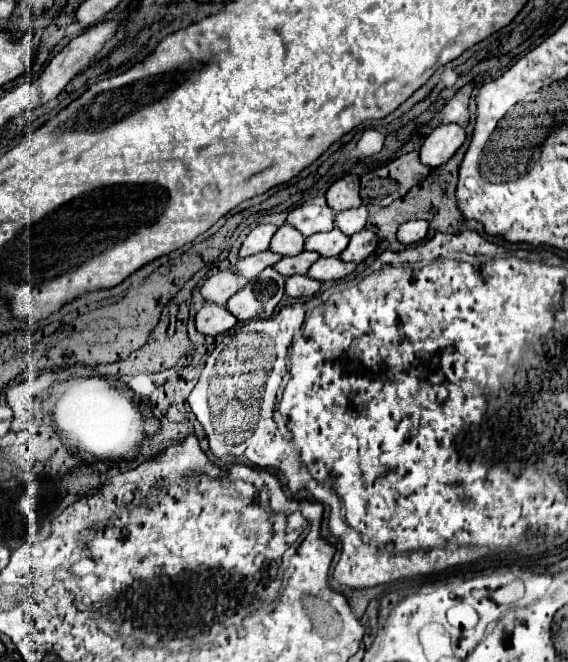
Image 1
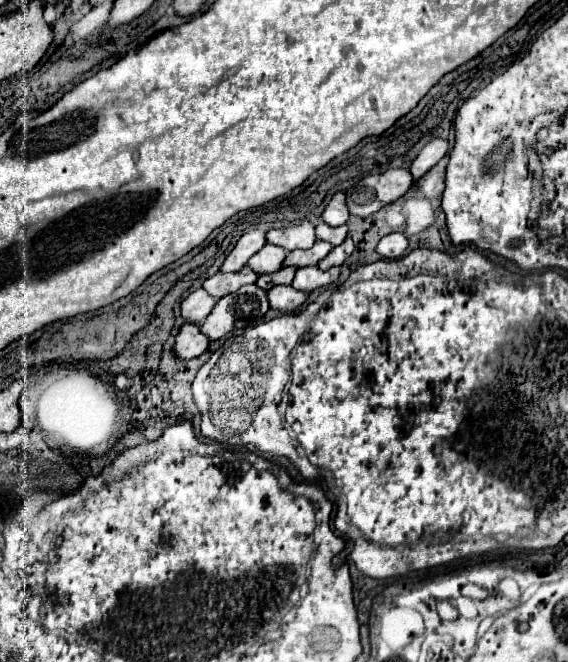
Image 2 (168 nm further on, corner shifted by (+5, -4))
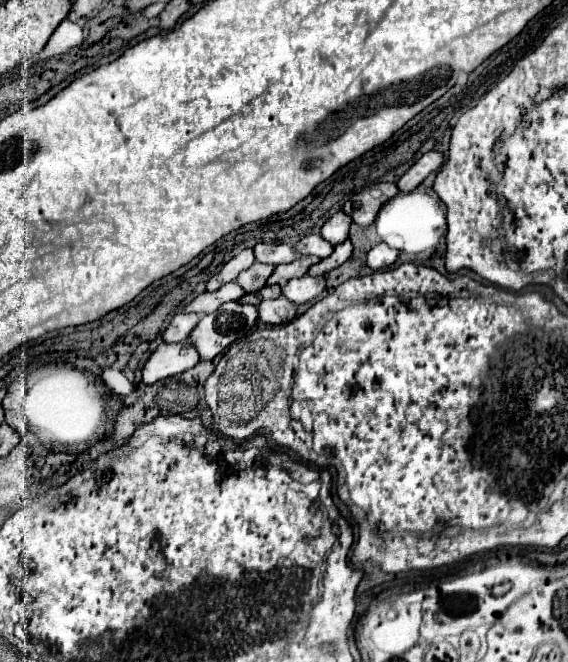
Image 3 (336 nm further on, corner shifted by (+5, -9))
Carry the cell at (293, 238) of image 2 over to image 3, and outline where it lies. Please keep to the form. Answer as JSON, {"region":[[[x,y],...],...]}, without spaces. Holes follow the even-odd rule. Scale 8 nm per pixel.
{"region":[[[258,243],[254,247],[254,257],[258,263],[270,263],[270,265],[282,265],[294,261],[298,255],[290,245],[276,245],[276,243]]]}

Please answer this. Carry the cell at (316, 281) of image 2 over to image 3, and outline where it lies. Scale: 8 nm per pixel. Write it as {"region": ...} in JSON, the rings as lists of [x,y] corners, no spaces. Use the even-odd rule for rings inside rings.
{"region":[[[304,275],[304,277],[298,277],[298,279],[290,279],[284,287],[282,287],[282,295],[300,305],[300,303],[306,303],[306,301],[312,301],[314,297],[318,297],[326,287],[326,279],[324,277],[310,277],[310,275]]]}

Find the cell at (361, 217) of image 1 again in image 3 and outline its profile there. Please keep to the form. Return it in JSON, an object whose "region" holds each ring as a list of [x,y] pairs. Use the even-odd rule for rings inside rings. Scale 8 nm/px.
{"region":[[[306,235],[304,239],[300,239],[294,245],[294,251],[298,255],[316,255],[316,257],[324,259],[324,257],[328,257],[334,251],[334,245],[324,241],[320,235]]]}

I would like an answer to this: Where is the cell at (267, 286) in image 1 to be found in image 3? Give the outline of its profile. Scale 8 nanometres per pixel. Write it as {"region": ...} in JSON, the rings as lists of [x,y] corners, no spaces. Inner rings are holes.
{"region":[[[238,301],[226,303],[218,313],[204,315],[192,329],[188,341],[194,345],[200,359],[214,359],[236,339],[246,337],[256,325],[256,317],[258,311],[254,305],[242,305]]]}

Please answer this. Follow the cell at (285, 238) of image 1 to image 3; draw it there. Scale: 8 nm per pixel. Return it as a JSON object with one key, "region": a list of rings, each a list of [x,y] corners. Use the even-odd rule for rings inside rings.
{"region":[[[254,263],[250,269],[242,271],[236,277],[236,283],[246,291],[246,293],[258,293],[258,289],[262,289],[266,285],[266,279],[272,275],[274,265],[266,265],[266,263]]]}

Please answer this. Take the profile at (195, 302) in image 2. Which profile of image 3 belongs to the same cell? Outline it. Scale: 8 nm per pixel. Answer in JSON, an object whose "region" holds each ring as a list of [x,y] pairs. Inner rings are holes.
{"region":[[[176,313],[174,319],[170,321],[170,325],[166,327],[166,331],[162,333],[162,341],[164,343],[182,343],[182,341],[186,341],[190,331],[198,323],[198,319],[200,319],[198,313]]]}

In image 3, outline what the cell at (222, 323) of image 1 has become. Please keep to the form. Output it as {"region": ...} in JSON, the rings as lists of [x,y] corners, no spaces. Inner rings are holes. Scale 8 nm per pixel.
{"region":[[[188,341],[174,345],[164,345],[164,343],[158,345],[142,367],[142,383],[148,385],[192,369],[200,361],[198,353],[194,351],[196,349],[188,345]]]}

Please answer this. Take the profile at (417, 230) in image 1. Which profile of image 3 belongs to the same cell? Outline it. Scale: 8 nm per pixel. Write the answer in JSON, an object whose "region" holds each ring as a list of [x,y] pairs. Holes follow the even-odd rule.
{"region":[[[380,243],[376,245],[374,249],[368,251],[368,257],[366,257],[366,265],[372,269],[372,271],[378,271],[378,269],[386,269],[390,267],[398,257],[398,251],[388,247],[386,243]]]}

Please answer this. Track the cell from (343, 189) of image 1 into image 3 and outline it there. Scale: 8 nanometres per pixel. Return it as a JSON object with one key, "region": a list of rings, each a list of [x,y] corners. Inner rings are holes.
{"region":[[[338,211],[336,215],[332,215],[332,217],[324,223],[324,227],[320,229],[320,235],[322,235],[328,243],[338,245],[338,243],[342,243],[342,241],[348,239],[350,223],[352,223],[352,219],[350,219],[344,211]]]}

